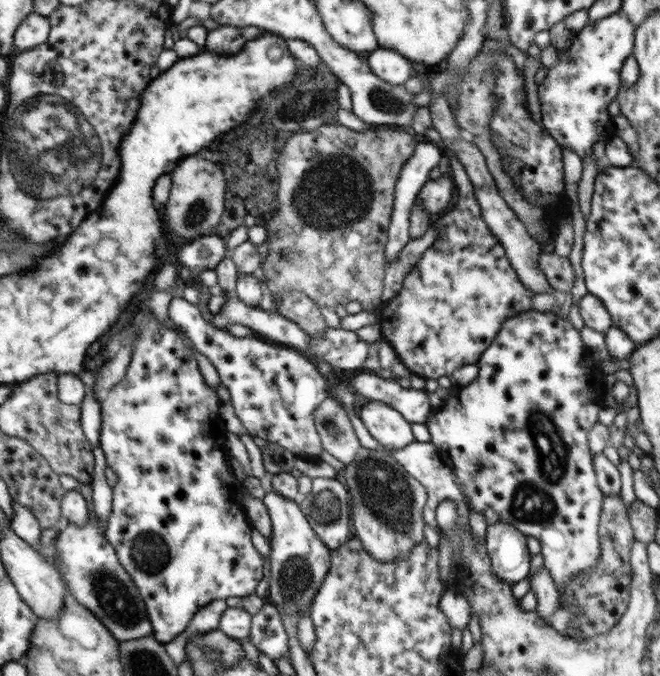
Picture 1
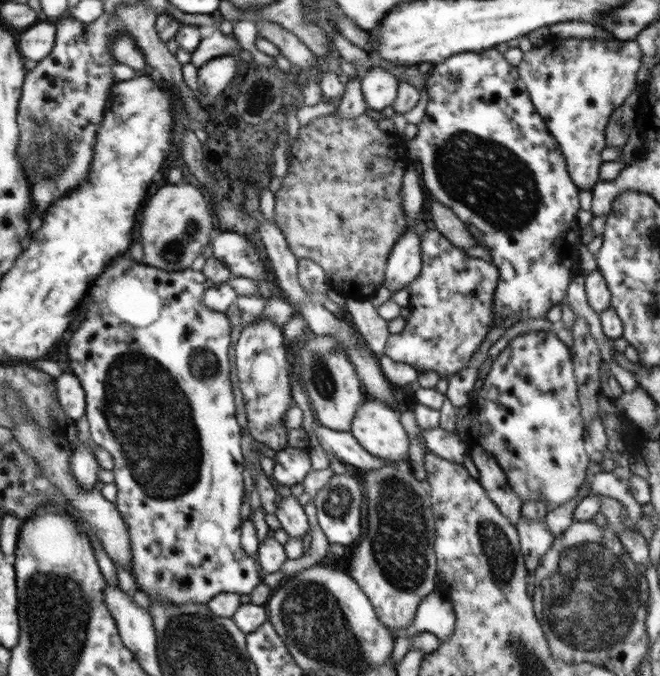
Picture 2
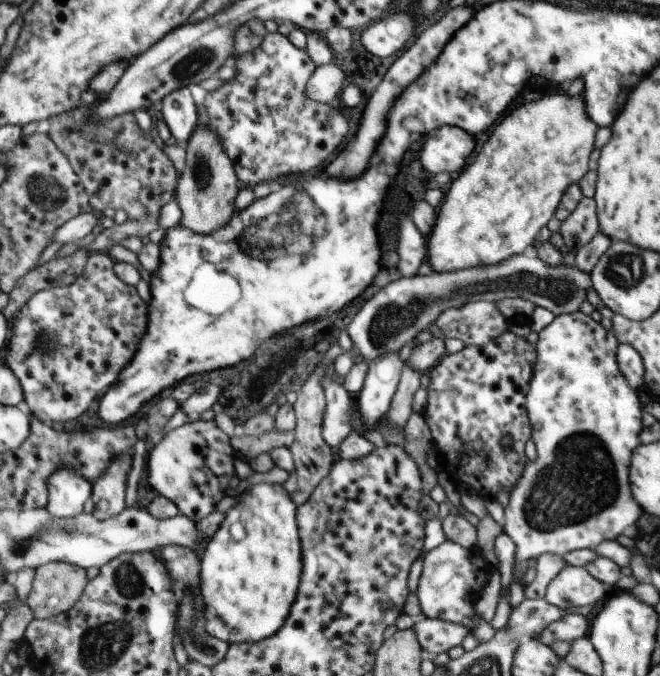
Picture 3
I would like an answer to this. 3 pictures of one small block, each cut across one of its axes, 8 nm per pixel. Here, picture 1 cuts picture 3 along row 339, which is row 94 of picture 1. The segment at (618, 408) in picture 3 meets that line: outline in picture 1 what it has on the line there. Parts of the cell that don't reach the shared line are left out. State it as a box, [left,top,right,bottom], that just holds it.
[538,12,635,158]

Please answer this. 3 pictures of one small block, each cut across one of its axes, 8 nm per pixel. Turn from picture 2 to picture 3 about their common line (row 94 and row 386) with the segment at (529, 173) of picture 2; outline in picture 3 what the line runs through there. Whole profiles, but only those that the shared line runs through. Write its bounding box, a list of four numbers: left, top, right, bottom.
[424,330,537,498]

